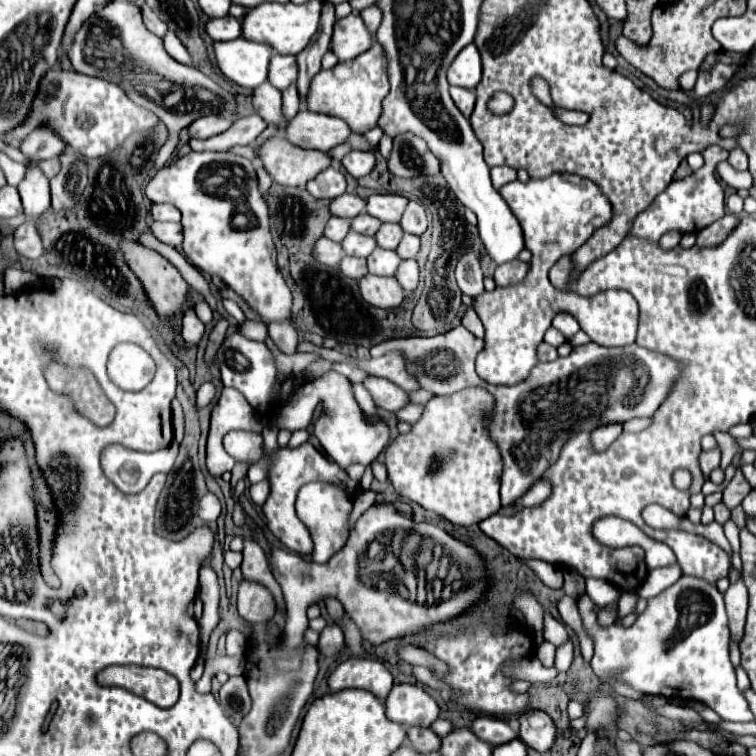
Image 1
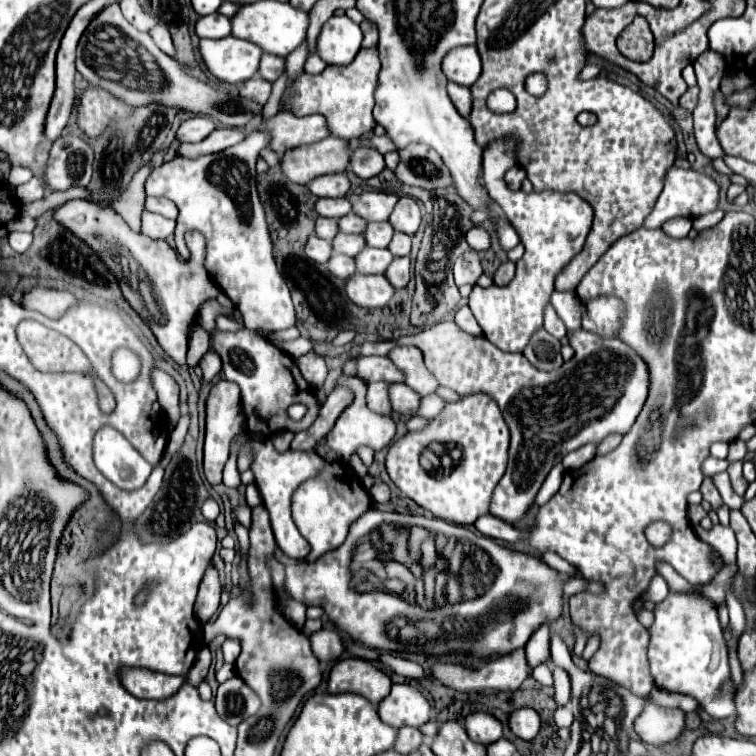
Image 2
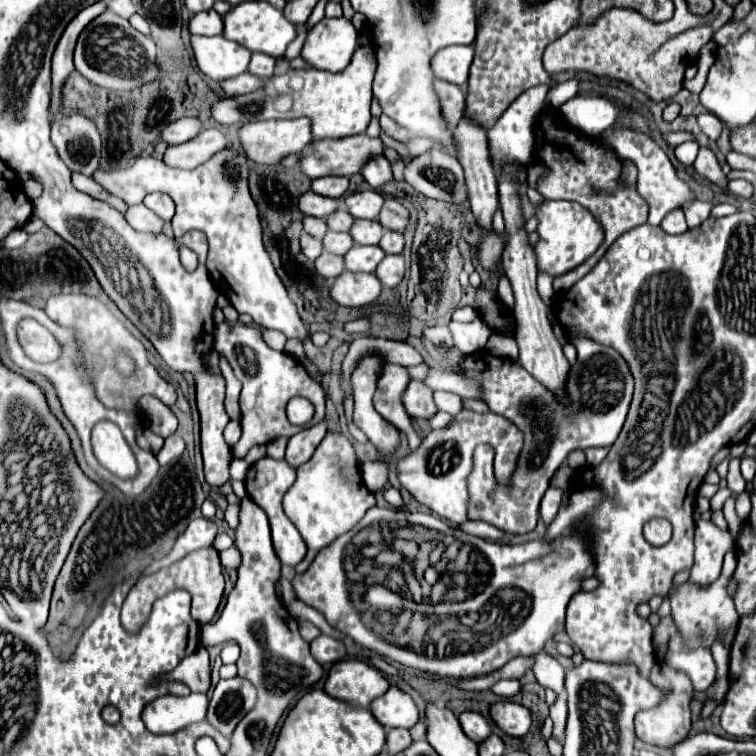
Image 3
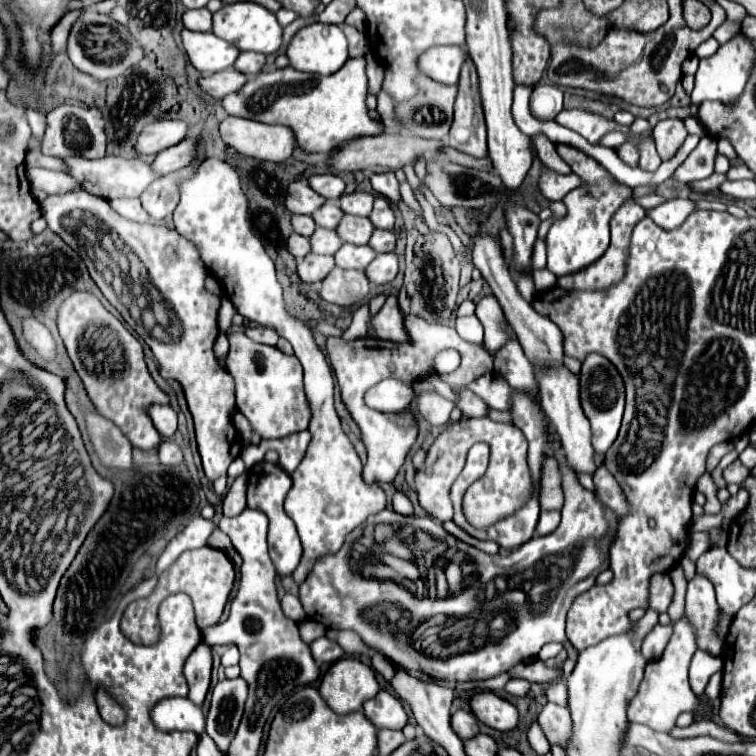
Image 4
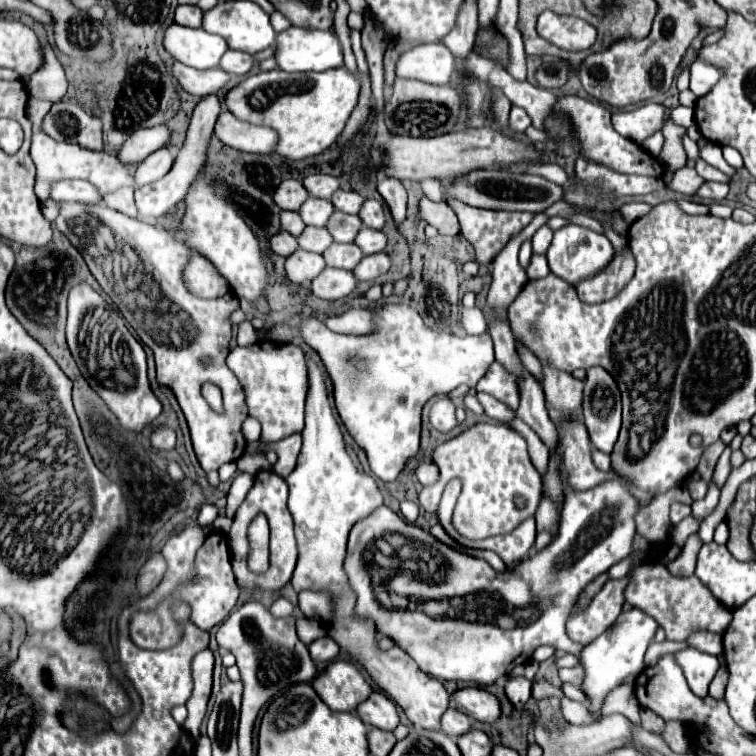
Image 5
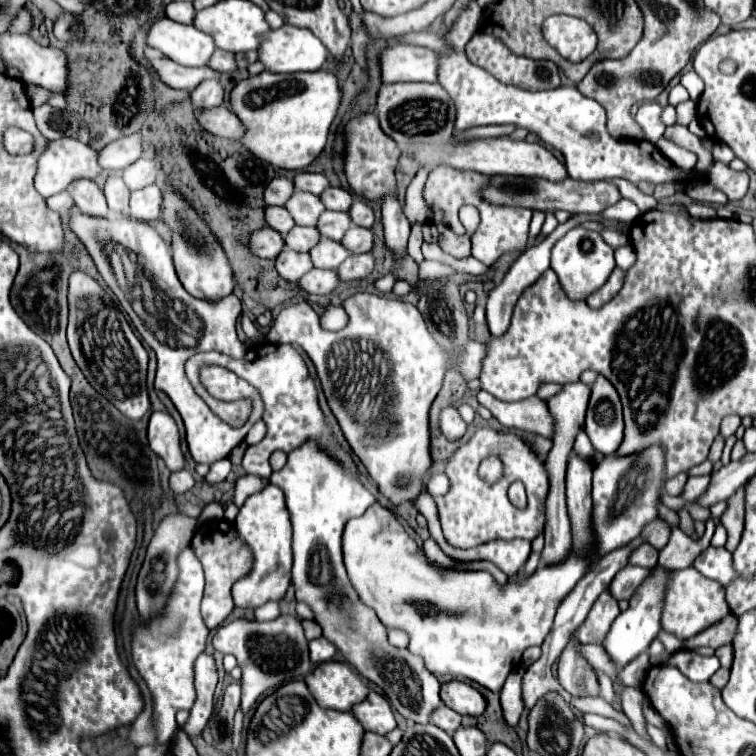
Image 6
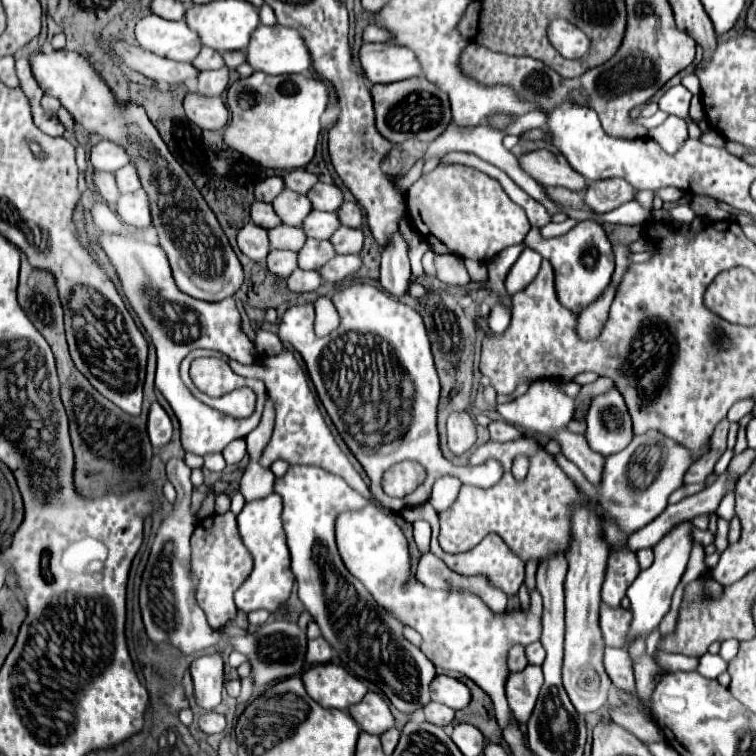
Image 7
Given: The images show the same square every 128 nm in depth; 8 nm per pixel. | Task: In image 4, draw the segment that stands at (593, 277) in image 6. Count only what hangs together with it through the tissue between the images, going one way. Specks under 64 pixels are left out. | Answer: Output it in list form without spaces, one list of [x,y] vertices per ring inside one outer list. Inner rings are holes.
[[[556,146],[560,148],[560,156],[564,162],[572,168],[572,172],[582,180],[582,186],[570,190],[564,196],[564,204],[568,208],[566,218],[560,218],[552,224],[548,236],[546,236],[546,246],[548,246],[548,270],[552,270],[556,276],[564,274],[574,274],[590,264],[594,264],[608,248],[610,244],[610,230],[608,222],[612,214],[624,204],[624,200],[634,196],[644,196],[652,194],[654,186],[638,186],[630,188],[626,184],[620,184],[602,164],[598,164],[594,158],[588,154],[572,148],[572,146]]]

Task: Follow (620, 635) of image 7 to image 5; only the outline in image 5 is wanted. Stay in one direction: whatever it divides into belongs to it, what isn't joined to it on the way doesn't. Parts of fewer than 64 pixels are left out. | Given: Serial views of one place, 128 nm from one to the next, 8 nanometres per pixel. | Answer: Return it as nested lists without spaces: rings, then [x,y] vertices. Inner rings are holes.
[[[628,576],[622,580],[608,580],[604,588],[596,594],[592,604],[584,608],[578,616],[570,616],[566,624],[566,632],[574,642],[590,644],[602,632],[606,632],[622,612],[624,604],[624,588],[628,584]]]

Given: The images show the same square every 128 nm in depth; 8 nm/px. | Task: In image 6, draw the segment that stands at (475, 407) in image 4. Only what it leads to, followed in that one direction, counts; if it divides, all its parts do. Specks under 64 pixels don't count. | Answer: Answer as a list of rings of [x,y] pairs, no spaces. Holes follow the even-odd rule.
[[[480,390],[478,402],[484,408],[488,408],[492,412],[492,416],[496,420],[500,420],[500,424],[504,424],[508,428],[522,430],[528,434],[538,434],[544,438],[554,436],[554,418],[548,410],[546,400],[542,400],[538,396],[530,396],[530,398],[524,398],[518,402],[500,402],[486,390]]]

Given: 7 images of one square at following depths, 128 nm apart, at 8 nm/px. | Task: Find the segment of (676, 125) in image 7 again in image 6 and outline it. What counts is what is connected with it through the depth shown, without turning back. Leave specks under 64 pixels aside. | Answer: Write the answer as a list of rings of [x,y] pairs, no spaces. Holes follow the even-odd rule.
[[[660,136],[660,140],[656,142],[656,146],[660,148],[660,152],[668,158],[668,160],[672,160],[676,166],[680,166],[680,168],[686,168],[686,170],[692,170],[694,166],[696,166],[696,154],[694,152],[690,152],[690,150],[686,150],[686,148],[682,148],[682,146],[678,146],[674,140],[670,140],[670,138],[666,138],[666,136]]]

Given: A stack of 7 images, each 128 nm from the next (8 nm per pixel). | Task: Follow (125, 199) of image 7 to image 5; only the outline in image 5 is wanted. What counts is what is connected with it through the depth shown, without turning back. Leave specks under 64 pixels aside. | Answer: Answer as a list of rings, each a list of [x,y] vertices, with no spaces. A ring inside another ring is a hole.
[[[210,94],[210,96],[204,96],[200,98],[200,102],[196,104],[194,112],[192,112],[192,122],[190,122],[190,128],[188,128],[188,134],[186,134],[186,142],[184,146],[180,148],[178,152],[178,158],[174,162],[174,166],[170,168],[170,172],[154,182],[154,184],[148,184],[148,186],[142,186],[136,190],[136,208],[138,208],[138,218],[160,218],[164,216],[170,208],[174,208],[180,200],[184,200],[192,180],[196,178],[196,174],[200,172],[200,168],[204,166],[204,160],[206,160],[206,146],[208,146],[208,140],[212,136],[212,128],[216,124],[216,118],[220,114],[220,100],[216,94]]]

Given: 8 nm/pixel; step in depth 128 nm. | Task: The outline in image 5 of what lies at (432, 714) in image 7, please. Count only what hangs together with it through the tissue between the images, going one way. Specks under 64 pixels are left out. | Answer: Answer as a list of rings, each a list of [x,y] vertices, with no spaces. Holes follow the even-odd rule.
[[[448,708],[448,710],[442,714],[440,726],[442,726],[442,730],[444,730],[448,736],[458,738],[460,734],[464,734],[464,732],[470,730],[470,720],[468,720],[468,716],[464,716],[462,712],[456,712],[454,708]]]

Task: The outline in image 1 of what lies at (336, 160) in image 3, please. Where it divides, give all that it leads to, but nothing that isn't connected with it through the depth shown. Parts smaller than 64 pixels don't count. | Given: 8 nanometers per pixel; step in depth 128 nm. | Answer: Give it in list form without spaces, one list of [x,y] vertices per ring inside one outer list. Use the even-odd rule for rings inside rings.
[[[274,136],[264,146],[256,146],[260,160],[274,182],[284,186],[304,188],[308,180],[326,170],[332,162],[330,154],[320,150],[304,150],[288,140]]]

